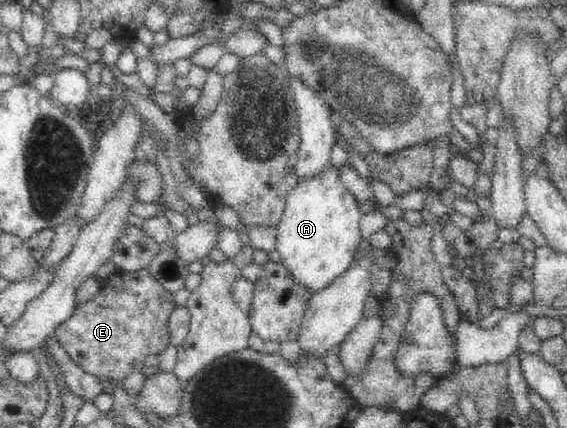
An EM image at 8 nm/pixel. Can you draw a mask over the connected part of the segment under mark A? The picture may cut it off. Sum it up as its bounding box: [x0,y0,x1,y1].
[275,165,361,296]

